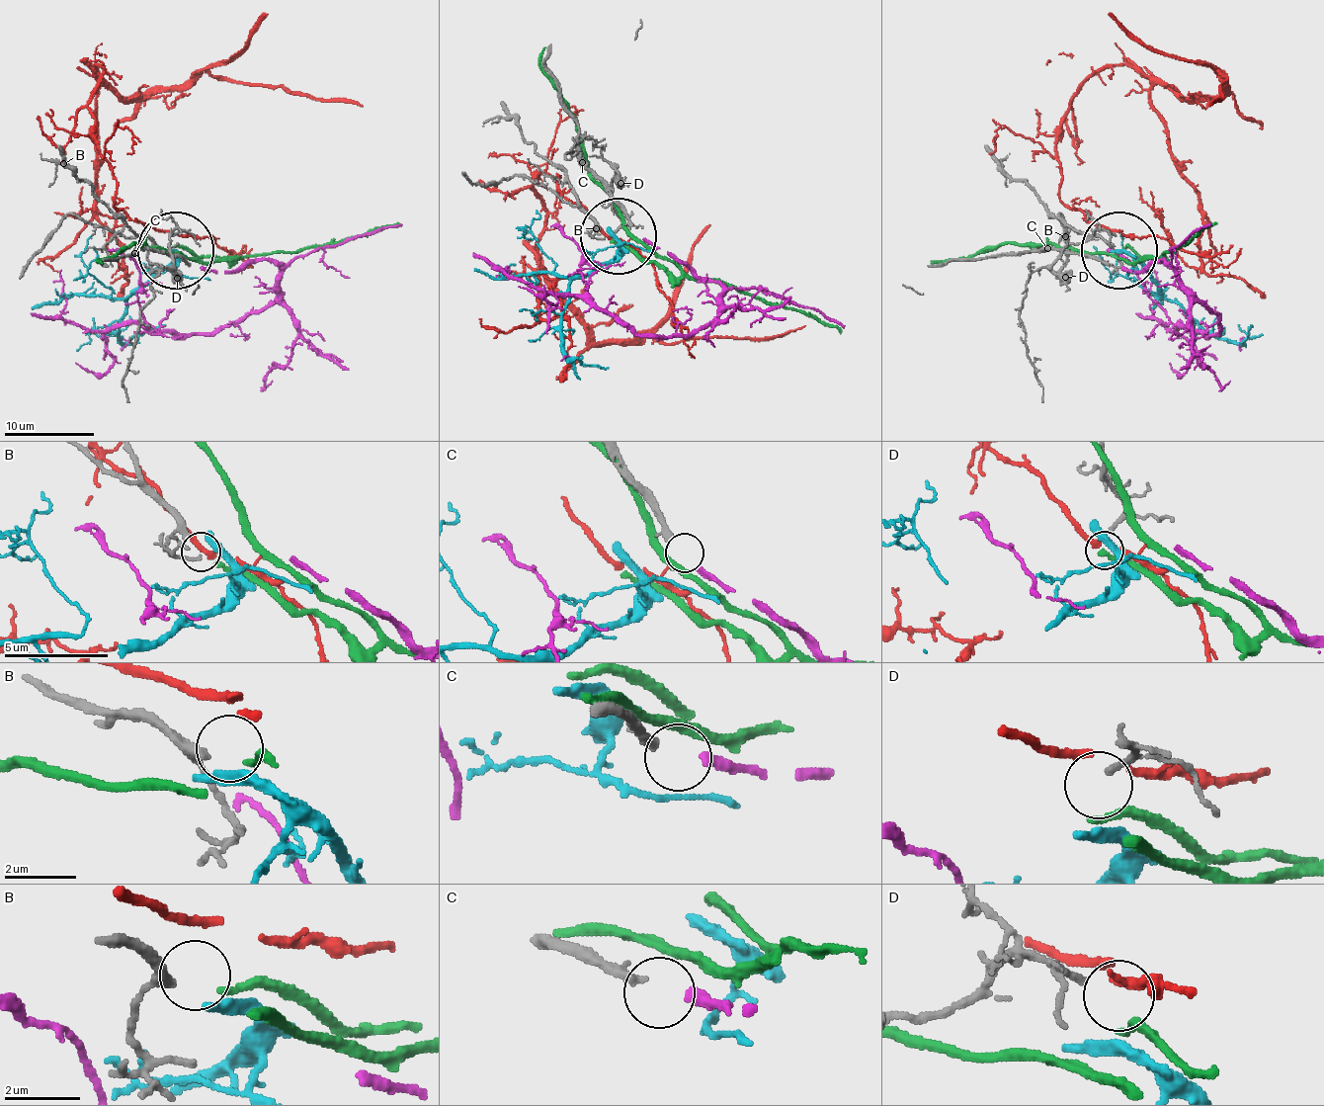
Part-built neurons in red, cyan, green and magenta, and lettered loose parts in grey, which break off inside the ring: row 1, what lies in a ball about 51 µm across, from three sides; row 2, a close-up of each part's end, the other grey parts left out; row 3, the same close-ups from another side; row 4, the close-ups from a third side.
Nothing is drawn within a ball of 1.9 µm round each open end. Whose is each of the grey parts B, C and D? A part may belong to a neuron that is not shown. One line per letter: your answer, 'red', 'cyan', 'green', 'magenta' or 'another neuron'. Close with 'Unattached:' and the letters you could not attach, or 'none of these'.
B: green
C: magenta
D: another neuron
Unattached: D

